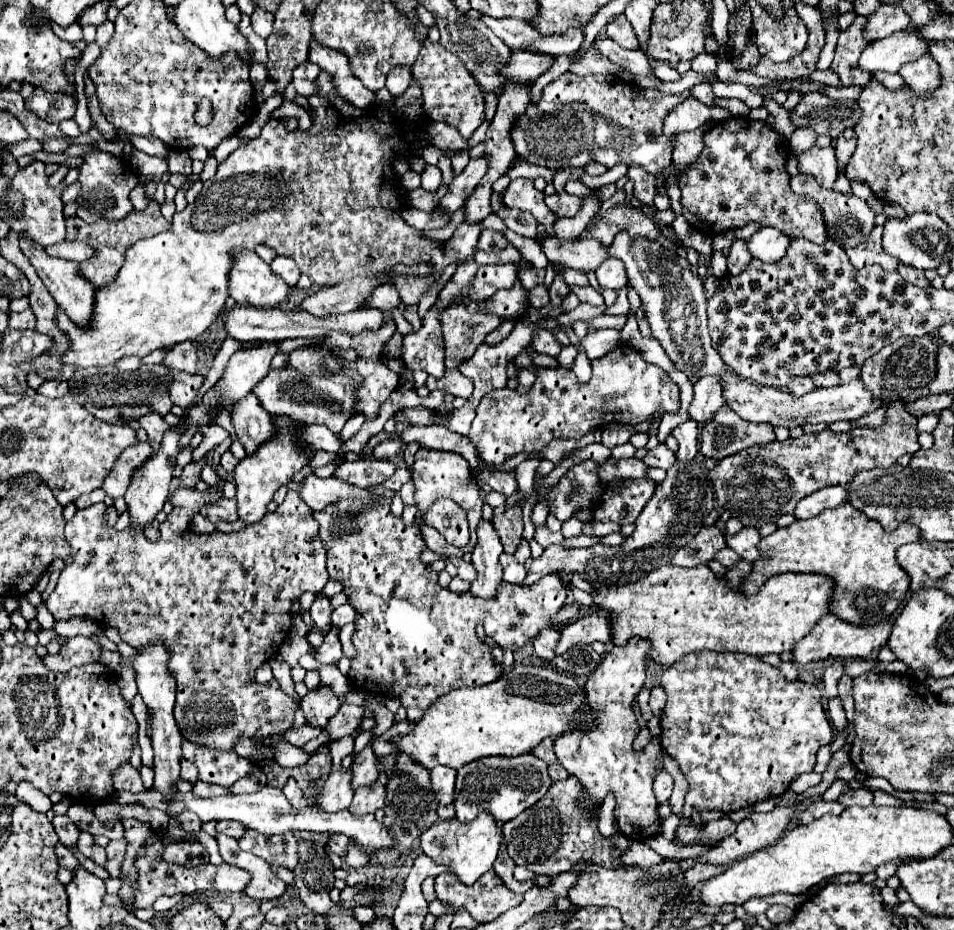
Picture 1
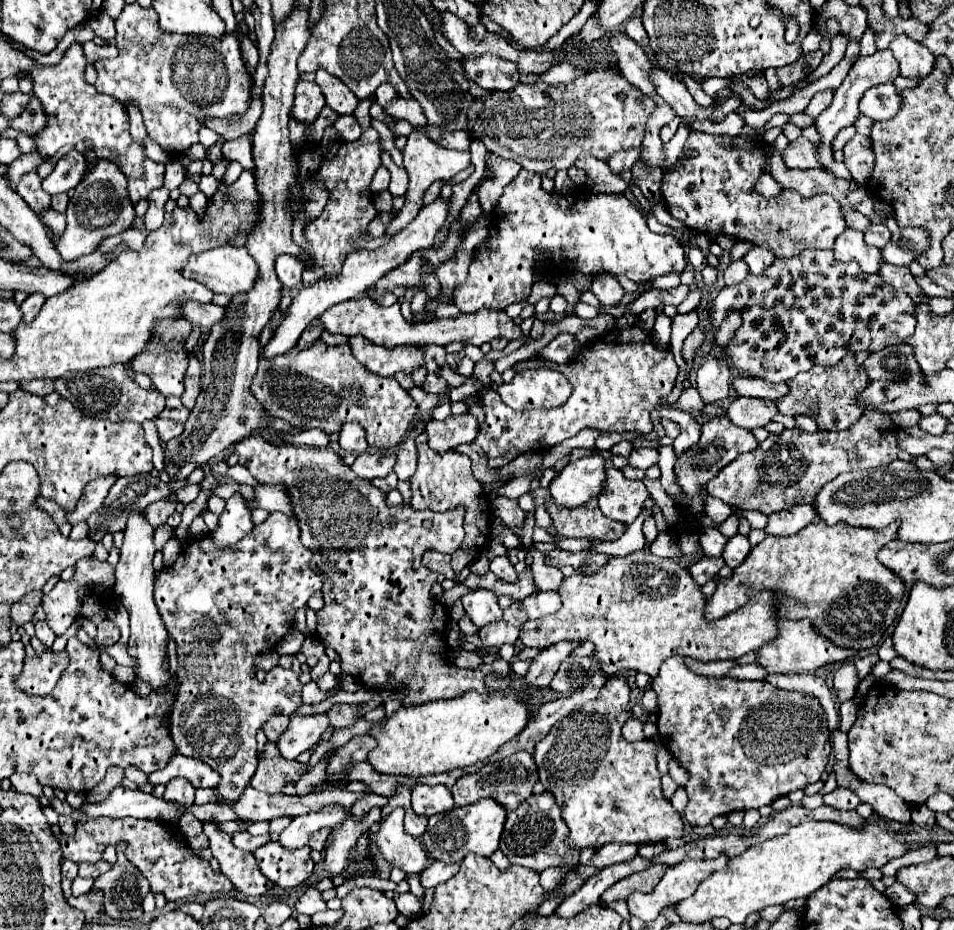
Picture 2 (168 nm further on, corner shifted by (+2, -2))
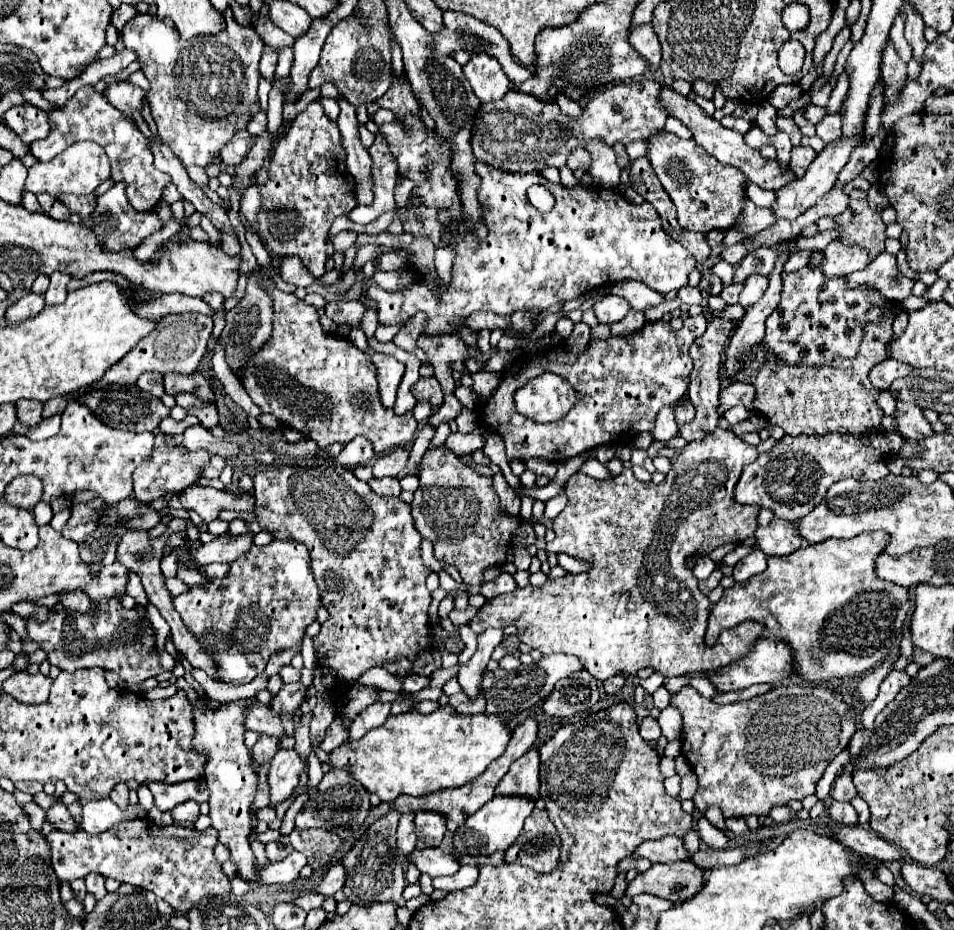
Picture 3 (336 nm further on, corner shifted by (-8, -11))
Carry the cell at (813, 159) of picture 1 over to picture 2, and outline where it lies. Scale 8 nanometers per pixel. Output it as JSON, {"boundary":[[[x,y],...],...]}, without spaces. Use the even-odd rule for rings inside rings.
{"boundary":[[[803,136],[789,142],[789,146],[783,152],[783,160],[785,160],[787,168],[803,168],[803,170],[821,168],[817,162],[817,156],[815,156],[815,144]]]}

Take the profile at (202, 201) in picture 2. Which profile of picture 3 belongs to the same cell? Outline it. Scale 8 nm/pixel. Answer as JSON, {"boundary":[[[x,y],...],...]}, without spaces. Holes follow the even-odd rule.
{"boundary":[[[219,231],[221,235],[221,247],[225,249],[225,253],[239,253],[239,241],[235,237],[235,233],[225,233],[225,231]]]}

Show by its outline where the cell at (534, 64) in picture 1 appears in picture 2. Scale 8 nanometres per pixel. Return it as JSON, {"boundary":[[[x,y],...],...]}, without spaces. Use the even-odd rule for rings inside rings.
{"boundary":[[[467,56],[461,60],[465,76],[483,90],[511,90],[519,84],[519,72],[515,64],[501,60],[499,56]]]}

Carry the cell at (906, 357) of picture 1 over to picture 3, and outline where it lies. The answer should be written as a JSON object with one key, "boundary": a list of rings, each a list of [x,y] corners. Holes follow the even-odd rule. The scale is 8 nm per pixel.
{"boundary":[[[889,357],[889,359],[877,363],[877,365],[871,369],[869,379],[871,379],[873,387],[885,391],[885,389],[889,389],[889,385],[891,385],[895,379],[899,379],[899,377],[907,377],[911,371],[913,371],[911,365],[901,363],[901,361],[895,361],[895,359]]]}

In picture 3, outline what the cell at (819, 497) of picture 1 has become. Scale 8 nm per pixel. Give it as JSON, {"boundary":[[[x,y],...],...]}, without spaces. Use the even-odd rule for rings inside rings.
{"boundary":[[[773,519],[767,527],[757,527],[757,545],[767,555],[789,555],[803,547],[803,539],[797,533],[797,523]]]}

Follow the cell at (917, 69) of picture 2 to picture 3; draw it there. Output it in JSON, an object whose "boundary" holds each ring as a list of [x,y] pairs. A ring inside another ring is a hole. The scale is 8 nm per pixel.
{"boundary":[[[909,7],[907,19],[905,19],[905,39],[911,45],[913,57],[919,63],[923,61],[923,51],[925,51],[925,45],[927,45],[927,39],[923,37],[923,27],[925,27],[925,23],[921,21],[921,15],[913,7]]]}

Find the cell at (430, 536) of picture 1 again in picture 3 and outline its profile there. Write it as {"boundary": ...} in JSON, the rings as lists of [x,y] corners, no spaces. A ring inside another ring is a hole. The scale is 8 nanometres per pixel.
{"boundary":[[[445,445],[427,449],[421,461],[419,489],[411,503],[411,515],[419,533],[433,541],[435,557],[447,565],[457,567],[465,585],[479,585],[483,571],[505,561],[505,551],[511,547],[511,533],[517,529],[519,519],[501,511],[499,497],[491,479],[473,471],[457,455],[449,453]],[[437,489],[459,491],[461,497],[437,497]]]}

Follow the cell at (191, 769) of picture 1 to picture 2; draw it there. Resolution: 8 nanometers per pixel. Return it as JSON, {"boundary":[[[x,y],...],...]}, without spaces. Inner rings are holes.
{"boundary":[[[175,778],[167,784],[163,800],[175,800],[175,804],[193,804],[193,796],[195,796],[195,788],[191,784],[187,784],[187,780],[183,778]]]}

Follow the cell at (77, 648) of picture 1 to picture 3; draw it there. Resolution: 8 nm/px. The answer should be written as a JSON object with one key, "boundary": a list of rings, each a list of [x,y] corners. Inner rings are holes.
{"boundary":[[[19,671],[3,683],[3,691],[21,703],[39,705],[39,703],[47,703],[51,685],[53,685],[53,679],[43,673],[31,675],[29,671]]]}

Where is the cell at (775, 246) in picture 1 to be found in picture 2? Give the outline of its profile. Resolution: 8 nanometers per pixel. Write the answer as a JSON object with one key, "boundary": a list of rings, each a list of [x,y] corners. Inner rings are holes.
{"boundary":[[[753,246],[749,250],[749,254],[743,258],[749,266],[749,274],[763,274],[775,260],[773,252],[767,248],[767,246]]]}

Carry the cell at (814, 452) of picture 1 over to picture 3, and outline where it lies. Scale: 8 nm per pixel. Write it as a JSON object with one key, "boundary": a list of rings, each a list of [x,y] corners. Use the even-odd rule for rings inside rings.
{"boundary":[[[785,435],[771,451],[763,453],[757,457],[755,463],[747,465],[743,469],[743,475],[739,483],[735,485],[735,501],[741,505],[757,505],[771,509],[775,517],[787,519],[787,521],[799,521],[807,513],[811,513],[819,501],[825,497],[827,489],[841,481],[841,479],[857,479],[857,481],[867,481],[867,479],[885,479],[889,475],[889,457],[883,455],[879,449],[869,445],[867,435]]]}

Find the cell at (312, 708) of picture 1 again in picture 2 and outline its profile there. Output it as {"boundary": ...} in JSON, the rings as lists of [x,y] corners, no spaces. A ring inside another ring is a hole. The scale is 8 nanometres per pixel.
{"boundary":[[[315,714],[315,716],[293,716],[287,730],[277,740],[279,754],[287,760],[295,760],[301,752],[315,746],[321,738],[321,734],[327,730],[329,718],[327,714]]]}

